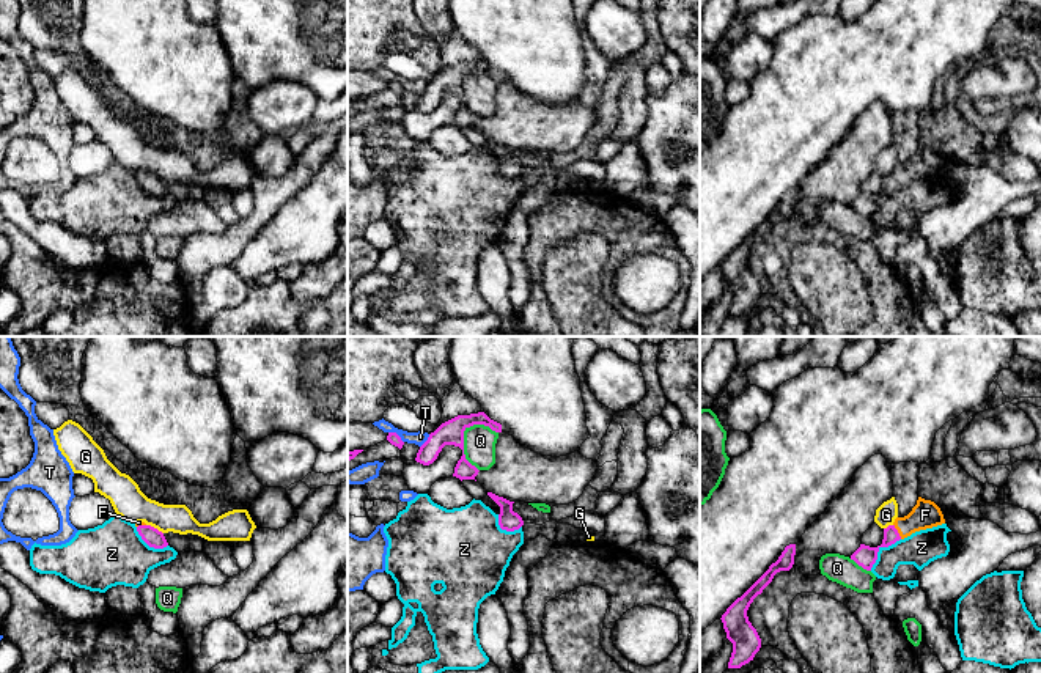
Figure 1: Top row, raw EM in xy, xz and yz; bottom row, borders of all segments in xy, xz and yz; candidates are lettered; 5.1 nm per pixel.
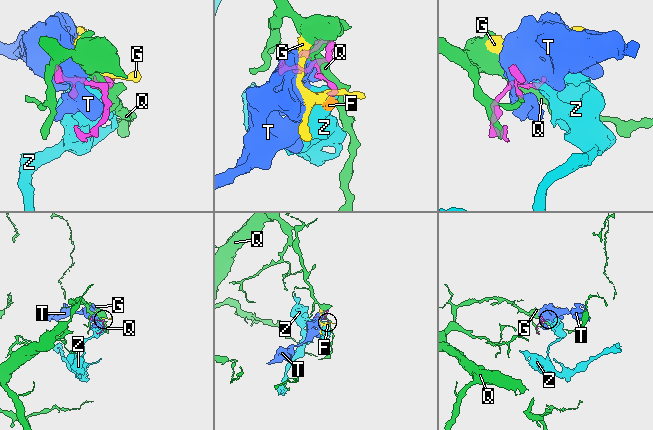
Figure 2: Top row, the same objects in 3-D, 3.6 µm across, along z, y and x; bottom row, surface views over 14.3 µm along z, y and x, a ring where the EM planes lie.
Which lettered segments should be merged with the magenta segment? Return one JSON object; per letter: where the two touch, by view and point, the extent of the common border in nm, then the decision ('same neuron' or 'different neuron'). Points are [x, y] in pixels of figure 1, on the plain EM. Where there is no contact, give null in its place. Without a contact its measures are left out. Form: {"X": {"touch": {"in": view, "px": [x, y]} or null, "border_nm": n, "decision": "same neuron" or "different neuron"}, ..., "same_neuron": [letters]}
{"F": {"touch": {"in": "yz", "px": [897, 180]}, "border_nm": 90, "decision": "same neuron"}, "G": {"touch": {"in": "xy", "px": [153, 175]}, "border_nm": 100, "decision": "different neuron"}, "Q": {"touch": {"in": "xz", "px": [463, 95]}, "border_nm": 240, "decision": "different neuron"}, "T": {"touch": {"in": "xz", "px": [397, 82]}, "border_nm": 100, "decision": "different neuron"}, "Z": {"touch": {"in": "yz", "px": [878, 197]}, "border_nm": 220, "decision": "different neuron"}, "same_neuron": ["F"]}

